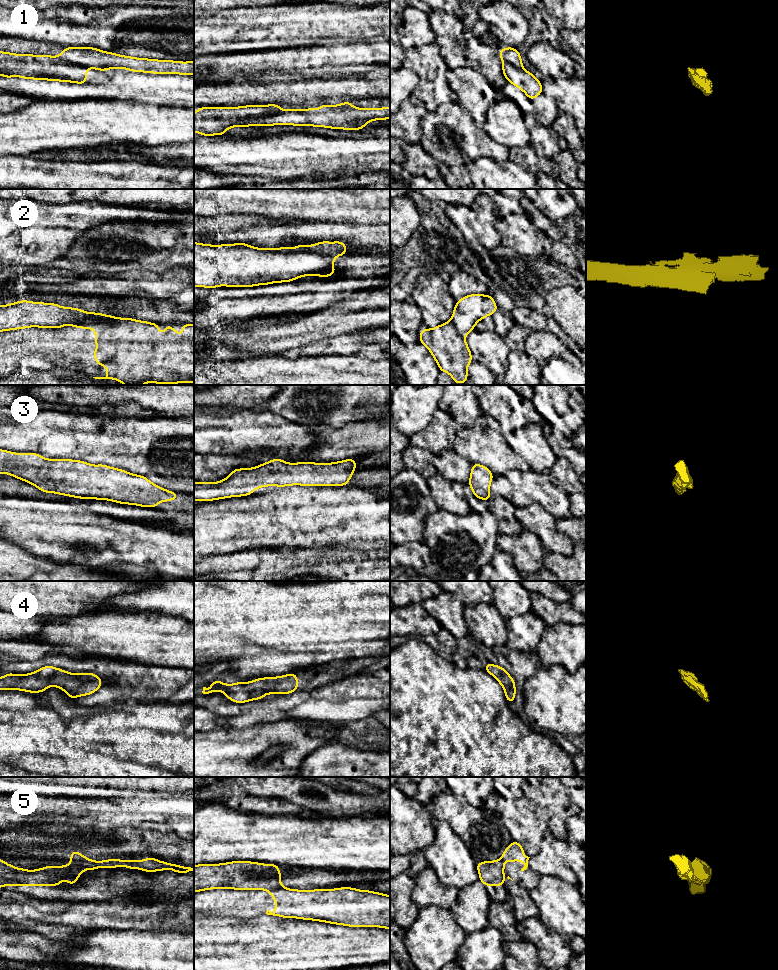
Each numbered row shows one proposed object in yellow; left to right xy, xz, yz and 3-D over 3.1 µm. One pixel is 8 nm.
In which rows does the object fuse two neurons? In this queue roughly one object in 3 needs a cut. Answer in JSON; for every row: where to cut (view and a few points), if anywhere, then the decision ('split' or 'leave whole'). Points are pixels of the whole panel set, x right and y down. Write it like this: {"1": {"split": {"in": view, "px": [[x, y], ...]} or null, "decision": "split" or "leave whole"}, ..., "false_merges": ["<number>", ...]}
{"1": {"split": {"in": "xy", "px": [[57, 57], [66, 62], [83, 65], [86, 68]]}, "decision": "split"}, "2": {"split": {"in": "xz", "px": [[262, 248], [278, 251], [315, 251], [333, 258]]}, "decision": "split"}, "3": {"split": null, "decision": "leave whole"}, "4": {"split": null, "decision": "leave whole"}, "5": {"split": {"in": "xz", "px": [[284, 887], [266, 890]]}, "decision": "split"}, "false_merges": ["1", "2", "5"]}

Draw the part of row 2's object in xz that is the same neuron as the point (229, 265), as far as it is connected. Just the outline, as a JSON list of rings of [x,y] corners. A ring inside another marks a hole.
[[[194,242],[194,287],[254,287],[292,282],[303,276],[335,275],[334,258],[316,252],[281,252],[244,245],[210,245]]]

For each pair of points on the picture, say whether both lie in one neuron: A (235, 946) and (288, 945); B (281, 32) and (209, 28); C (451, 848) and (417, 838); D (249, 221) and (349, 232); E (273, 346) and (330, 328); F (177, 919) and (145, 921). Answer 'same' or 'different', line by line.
A: same
B: same
C: different
D: different
E: same
F: same

